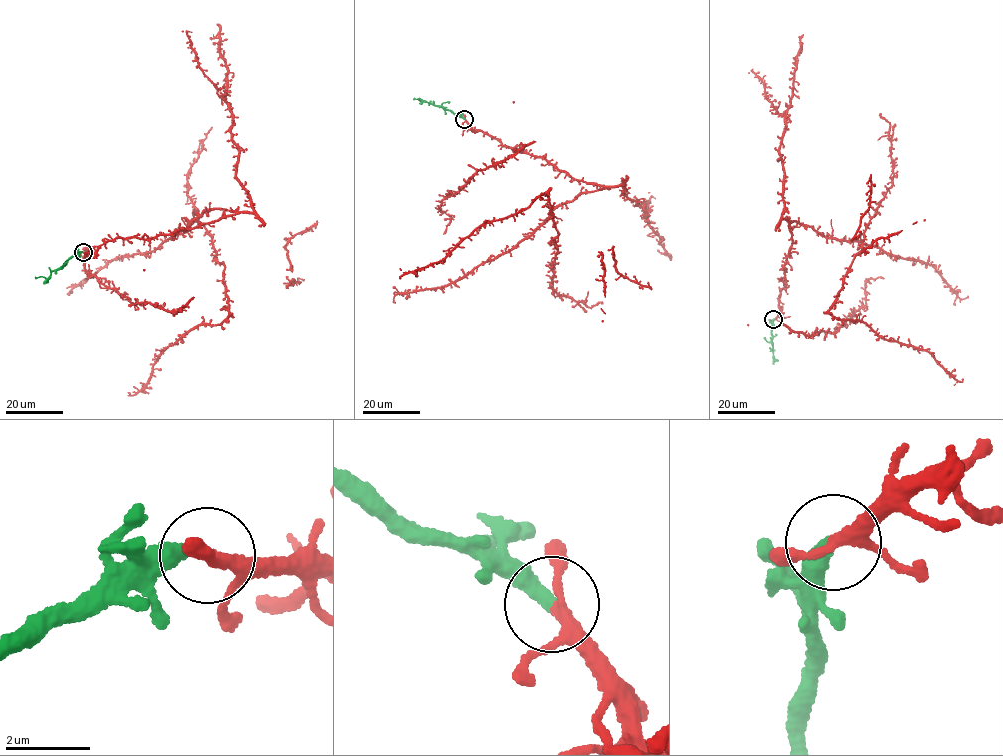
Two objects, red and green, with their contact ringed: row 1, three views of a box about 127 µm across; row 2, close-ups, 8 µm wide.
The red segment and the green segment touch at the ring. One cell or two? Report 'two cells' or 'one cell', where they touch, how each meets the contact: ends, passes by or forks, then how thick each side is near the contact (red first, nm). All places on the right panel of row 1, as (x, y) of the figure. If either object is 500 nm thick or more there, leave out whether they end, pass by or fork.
one cell | (773, 319) | red forks | green ends | 200/320 nm

